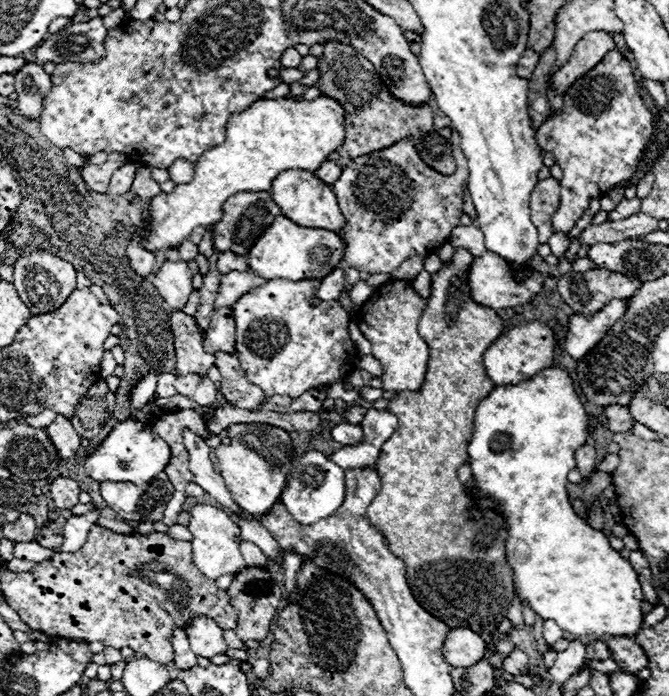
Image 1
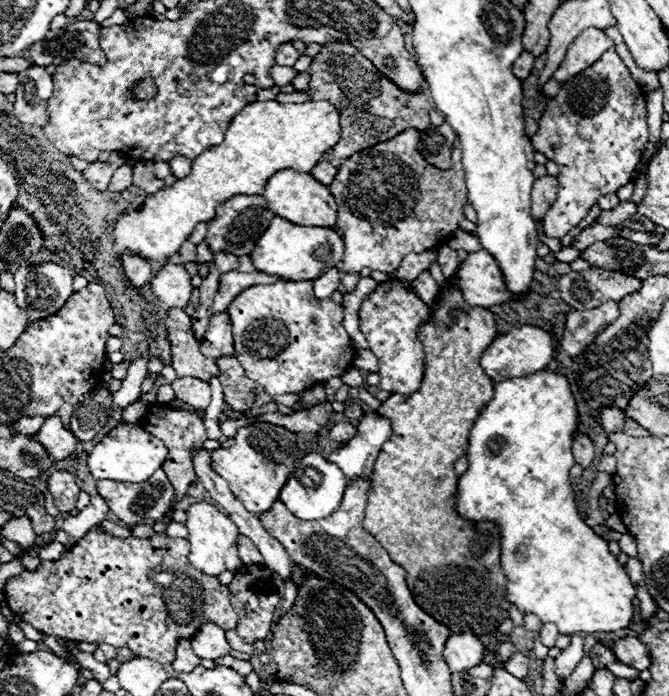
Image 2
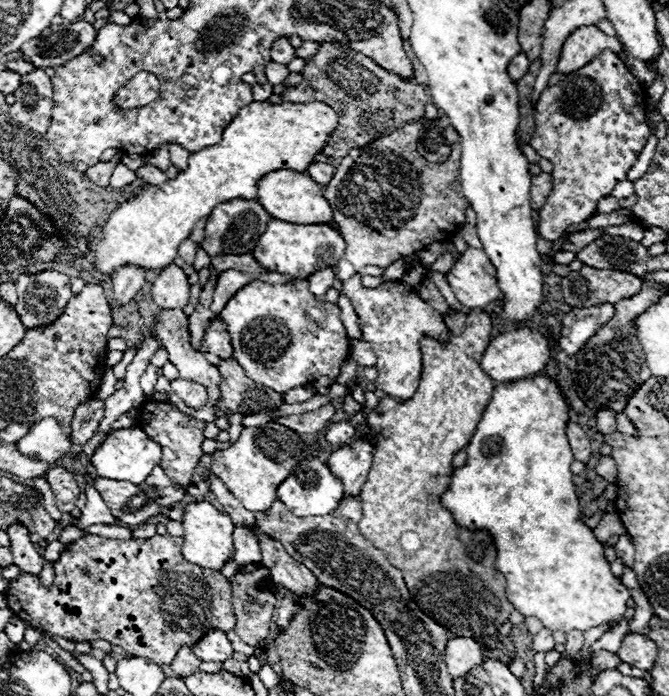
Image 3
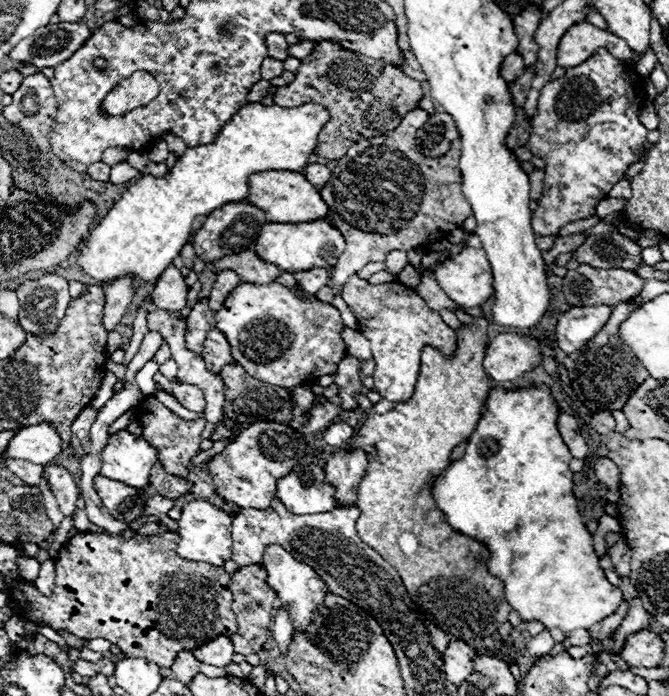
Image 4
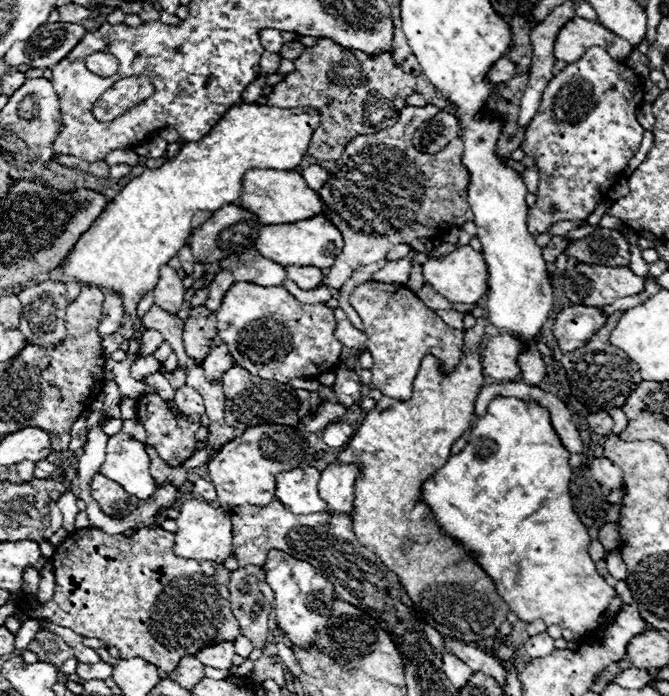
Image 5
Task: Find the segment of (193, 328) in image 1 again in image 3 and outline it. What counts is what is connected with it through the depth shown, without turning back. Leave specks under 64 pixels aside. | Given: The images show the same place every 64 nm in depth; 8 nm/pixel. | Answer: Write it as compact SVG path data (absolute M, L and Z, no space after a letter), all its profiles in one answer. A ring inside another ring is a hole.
M164 310L160 316L158 316L158 322L156 326L158 328L158 336L160 340L164 342L166 350L168 350L168 356L170 356L170 362L176 366L176 370L180 372L180 378L190 378L194 382L202 382L202 386L208 388L208 394L210 394L210 402L202 408L202 410L192 410L192 416L198 418L198 420L204 420L204 422L210 422L210 420L216 420L216 412L218 412L218 406L216 406L216 400L220 398L220 372L214 364L210 364L202 352L198 352L192 344L190 344L190 332L188 332L188 316L182 312L182 310Z

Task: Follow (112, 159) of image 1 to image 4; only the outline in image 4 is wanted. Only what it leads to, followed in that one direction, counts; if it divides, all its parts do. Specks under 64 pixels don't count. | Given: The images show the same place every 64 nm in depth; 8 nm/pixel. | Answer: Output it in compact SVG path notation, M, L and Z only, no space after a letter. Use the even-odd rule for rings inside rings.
M96 162L94 166L88 166L88 176L92 180L100 180L100 182L108 182L110 178L110 166L104 162Z

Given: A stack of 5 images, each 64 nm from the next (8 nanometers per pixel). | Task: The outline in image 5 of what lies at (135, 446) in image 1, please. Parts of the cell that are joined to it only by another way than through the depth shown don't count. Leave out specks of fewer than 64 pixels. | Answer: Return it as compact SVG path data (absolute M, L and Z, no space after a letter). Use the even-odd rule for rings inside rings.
M124 432L110 436L100 474L112 478L124 486L128 494L134 494L140 500L148 498L156 490L154 478L150 474L150 456L146 446Z

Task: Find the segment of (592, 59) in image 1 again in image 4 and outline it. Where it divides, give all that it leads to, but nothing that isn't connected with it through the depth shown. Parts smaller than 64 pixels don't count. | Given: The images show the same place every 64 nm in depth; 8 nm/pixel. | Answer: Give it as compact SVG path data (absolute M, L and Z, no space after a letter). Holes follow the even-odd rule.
M580 22L578 26L572 26L568 34L562 38L558 46L558 66L574 68L586 62L598 48L610 50L614 58L618 60L632 60L636 54L622 42L622 38L614 36L612 32L600 30L588 22Z

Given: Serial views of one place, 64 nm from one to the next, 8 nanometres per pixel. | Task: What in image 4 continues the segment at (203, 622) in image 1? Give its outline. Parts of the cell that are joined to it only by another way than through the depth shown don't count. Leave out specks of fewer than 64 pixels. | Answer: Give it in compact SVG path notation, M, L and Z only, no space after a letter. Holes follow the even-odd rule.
M214 636L210 642L202 644L200 648L194 650L194 656L204 662L204 664L212 664L212 666L226 666L232 662L234 656L234 648L232 648L232 640L228 636Z

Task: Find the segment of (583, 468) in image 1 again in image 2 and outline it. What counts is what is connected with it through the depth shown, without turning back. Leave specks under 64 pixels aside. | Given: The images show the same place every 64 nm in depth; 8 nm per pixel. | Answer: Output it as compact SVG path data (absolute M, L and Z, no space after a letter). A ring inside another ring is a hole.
M576 434L576 440L574 440L574 446L572 446L572 452L576 456L576 462L586 470L592 466L594 462L594 444L590 442L590 438L586 438L584 434Z

